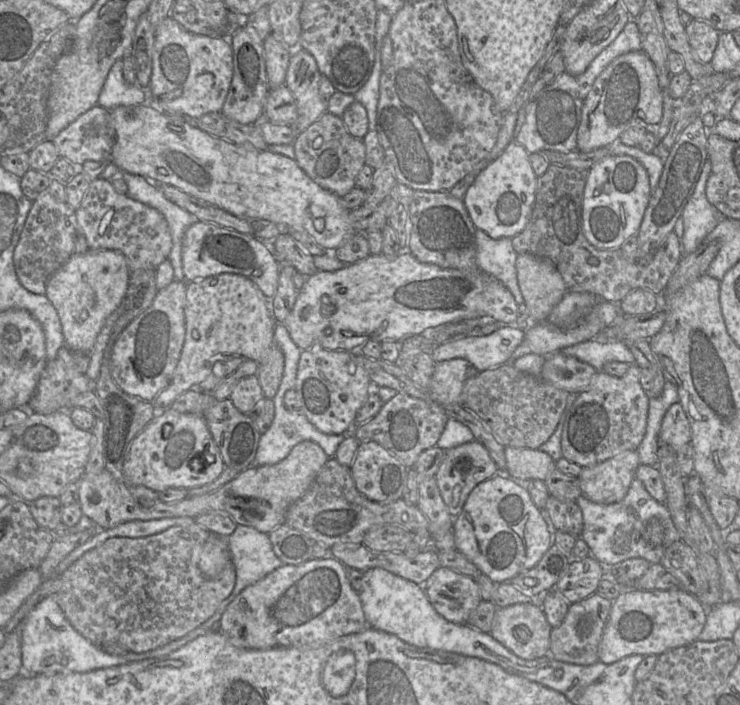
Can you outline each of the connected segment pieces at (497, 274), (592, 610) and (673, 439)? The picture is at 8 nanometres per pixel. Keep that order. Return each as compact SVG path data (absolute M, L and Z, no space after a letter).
M475 230L476 265L482 272L499 280L512 294L517 305L524 303L516 272L517 253L511 238L490 238L483 230Z
M598 593L570 604L562 623L551 629L549 652L553 659L565 663L589 666L599 661L598 646L607 623L612 602Z
M679 402L673 403L662 418L659 445L666 444L678 451L690 441L691 428L687 416Z

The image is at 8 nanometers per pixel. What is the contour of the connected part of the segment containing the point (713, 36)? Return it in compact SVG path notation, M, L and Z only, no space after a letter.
M693 19L686 26L689 44L695 56L709 64L714 56L720 32L705 21Z

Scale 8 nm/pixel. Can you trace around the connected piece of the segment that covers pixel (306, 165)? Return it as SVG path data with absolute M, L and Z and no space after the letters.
M326 111L297 135L293 146L298 165L323 189L342 198L356 186L356 177L365 164L365 144L349 133L341 117Z

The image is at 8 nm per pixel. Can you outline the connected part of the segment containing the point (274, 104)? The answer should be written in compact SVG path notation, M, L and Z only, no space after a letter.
M285 84L270 89L265 102L264 116L280 125L293 125L296 122L298 118L296 100Z

